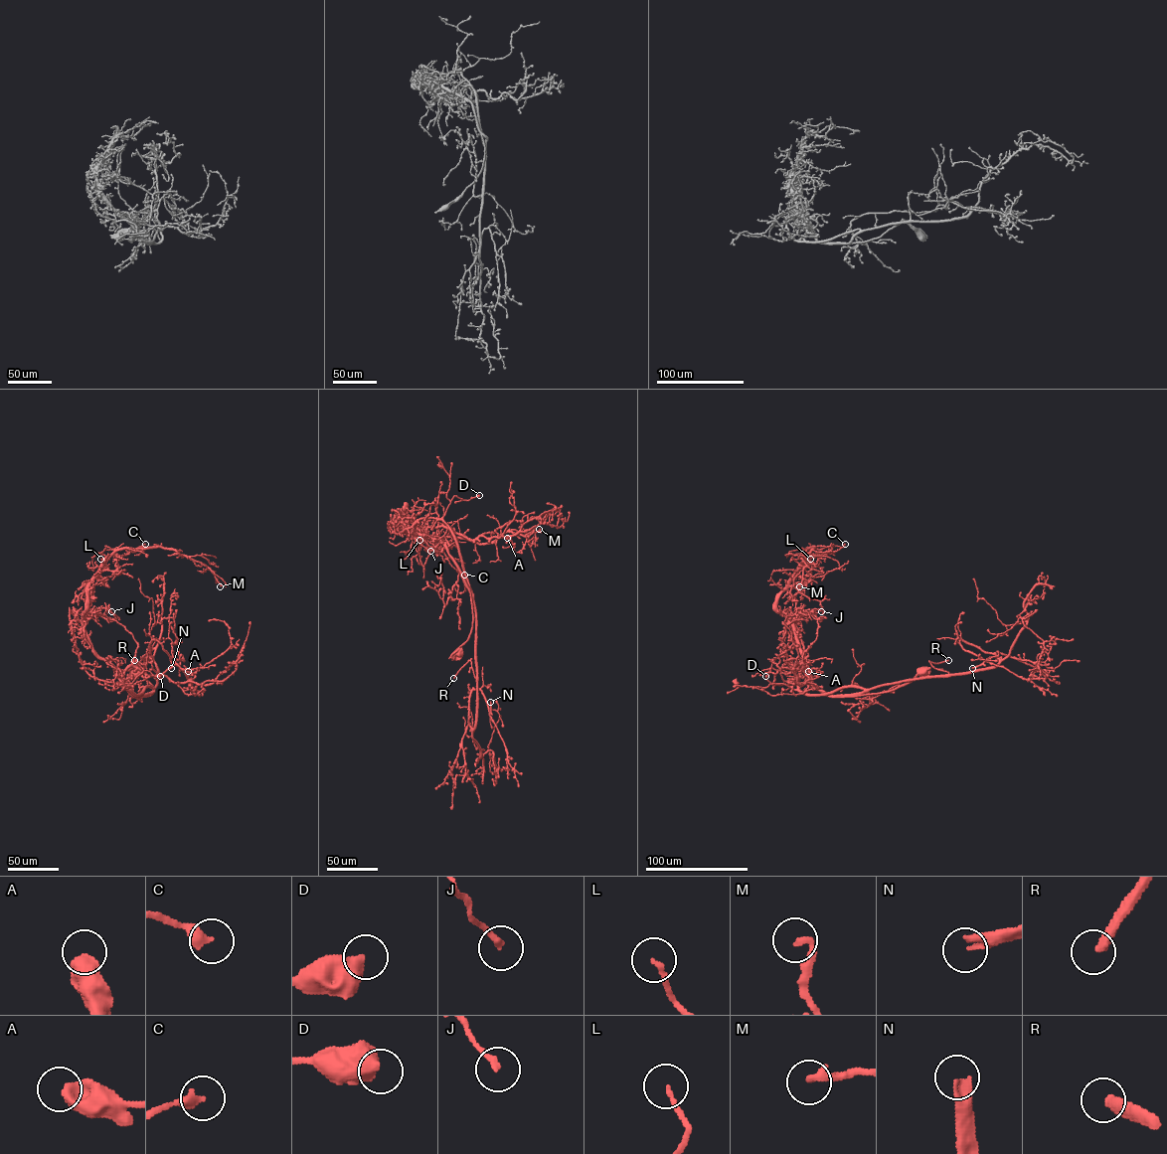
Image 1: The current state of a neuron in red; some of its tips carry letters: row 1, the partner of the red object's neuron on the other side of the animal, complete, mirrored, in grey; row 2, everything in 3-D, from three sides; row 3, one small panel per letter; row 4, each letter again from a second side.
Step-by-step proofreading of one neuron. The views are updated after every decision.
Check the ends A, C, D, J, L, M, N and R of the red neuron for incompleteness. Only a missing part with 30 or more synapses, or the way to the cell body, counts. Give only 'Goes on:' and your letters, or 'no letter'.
Goes on: N, R

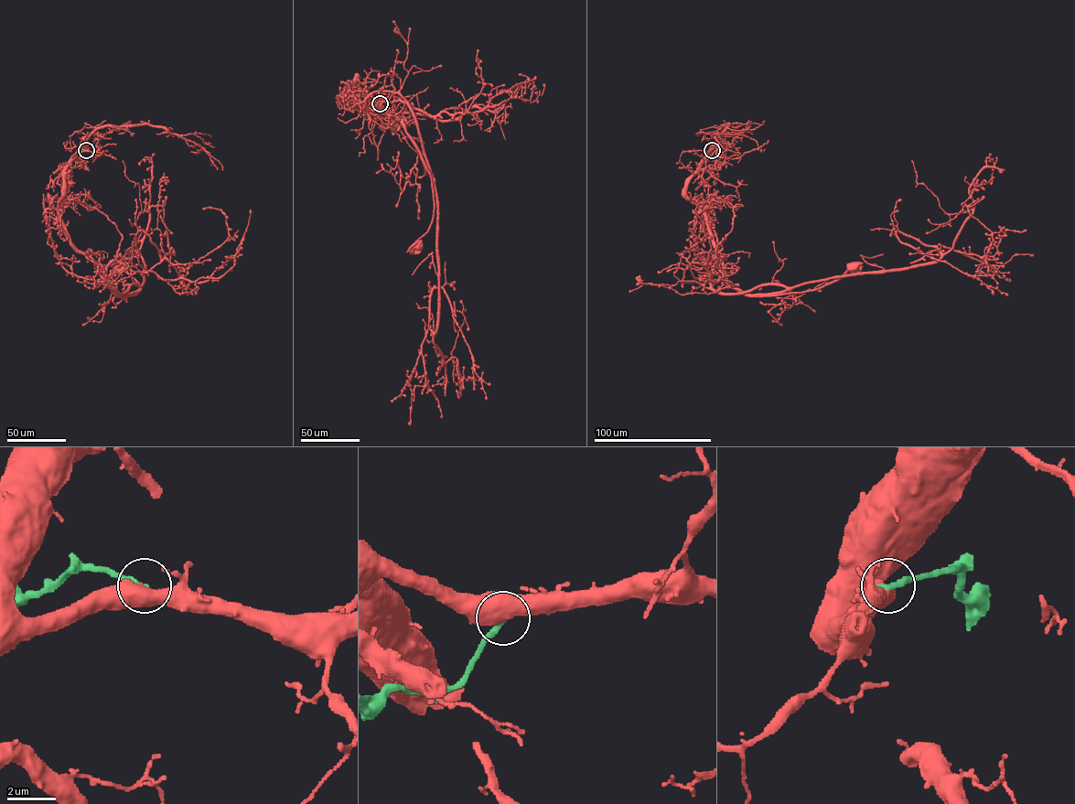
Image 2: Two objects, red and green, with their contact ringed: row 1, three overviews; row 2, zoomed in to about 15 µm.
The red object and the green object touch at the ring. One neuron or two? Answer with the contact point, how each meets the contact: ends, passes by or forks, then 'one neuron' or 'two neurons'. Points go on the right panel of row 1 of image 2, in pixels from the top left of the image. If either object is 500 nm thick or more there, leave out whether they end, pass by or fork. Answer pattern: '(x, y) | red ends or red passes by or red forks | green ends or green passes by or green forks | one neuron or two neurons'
(712, 150) | two neurons

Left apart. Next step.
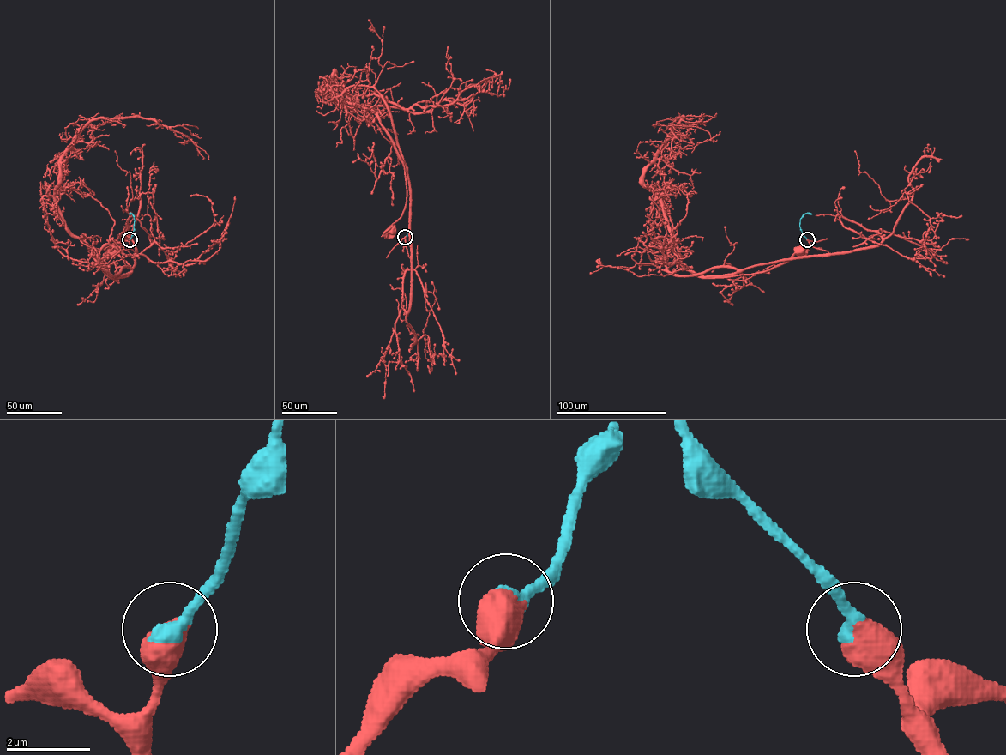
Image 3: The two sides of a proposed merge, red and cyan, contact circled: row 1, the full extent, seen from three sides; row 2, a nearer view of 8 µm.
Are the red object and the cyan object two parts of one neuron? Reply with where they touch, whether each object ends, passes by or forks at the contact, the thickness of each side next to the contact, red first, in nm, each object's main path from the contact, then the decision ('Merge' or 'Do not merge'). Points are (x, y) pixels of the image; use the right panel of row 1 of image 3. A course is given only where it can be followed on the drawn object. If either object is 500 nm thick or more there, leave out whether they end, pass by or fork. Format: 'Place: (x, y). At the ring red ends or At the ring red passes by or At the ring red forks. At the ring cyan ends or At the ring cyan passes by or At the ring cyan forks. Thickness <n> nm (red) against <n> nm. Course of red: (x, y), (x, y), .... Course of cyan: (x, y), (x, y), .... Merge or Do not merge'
Place: (807, 239). Thickness 700 nm (red) against 440 nm. Course of red: (807, 239), (813, 247), (828, 252), (759, 263), (720, 277), (769, 270), (786, 262), (798, 250). Course of cyan: (807, 239), (800, 229), (800, 219), (805, 213), (811, 214). Merge

